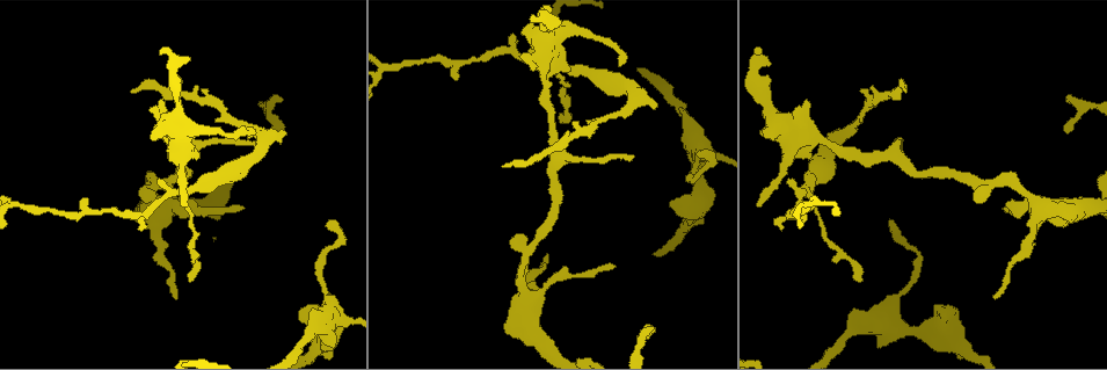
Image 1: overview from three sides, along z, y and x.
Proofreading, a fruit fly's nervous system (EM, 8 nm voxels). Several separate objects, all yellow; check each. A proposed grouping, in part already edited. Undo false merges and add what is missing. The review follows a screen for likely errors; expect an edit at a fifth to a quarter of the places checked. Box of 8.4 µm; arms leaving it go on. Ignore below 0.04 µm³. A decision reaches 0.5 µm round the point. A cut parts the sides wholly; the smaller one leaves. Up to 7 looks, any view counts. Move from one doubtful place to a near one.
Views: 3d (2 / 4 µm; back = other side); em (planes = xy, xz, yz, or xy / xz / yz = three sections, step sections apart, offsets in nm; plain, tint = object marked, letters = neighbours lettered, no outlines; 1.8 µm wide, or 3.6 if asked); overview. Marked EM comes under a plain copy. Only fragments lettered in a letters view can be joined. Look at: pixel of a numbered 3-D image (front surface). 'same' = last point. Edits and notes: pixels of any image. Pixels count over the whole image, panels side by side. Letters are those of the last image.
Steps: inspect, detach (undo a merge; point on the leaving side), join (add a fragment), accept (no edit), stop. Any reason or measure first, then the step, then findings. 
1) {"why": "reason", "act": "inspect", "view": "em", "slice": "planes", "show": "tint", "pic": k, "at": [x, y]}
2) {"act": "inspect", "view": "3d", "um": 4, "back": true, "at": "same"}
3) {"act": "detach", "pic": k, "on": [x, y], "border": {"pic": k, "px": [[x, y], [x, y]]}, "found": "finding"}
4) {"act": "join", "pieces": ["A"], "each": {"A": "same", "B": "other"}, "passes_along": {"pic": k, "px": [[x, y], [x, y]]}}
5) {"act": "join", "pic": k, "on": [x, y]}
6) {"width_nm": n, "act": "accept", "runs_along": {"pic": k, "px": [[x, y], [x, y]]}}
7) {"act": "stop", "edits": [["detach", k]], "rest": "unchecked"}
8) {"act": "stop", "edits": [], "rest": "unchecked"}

{"why": "branch stops here", "act": "inspect", "view": "em", "slice": "planes", "show": "letters", "pic": 1, "at": [560, 121]}

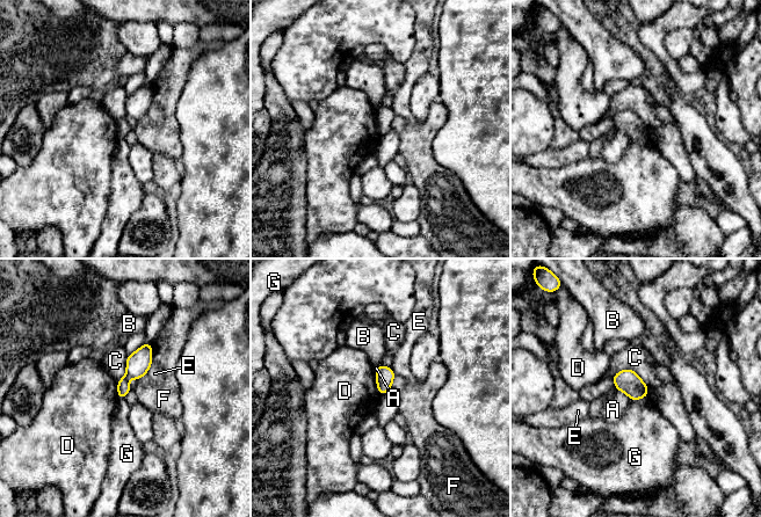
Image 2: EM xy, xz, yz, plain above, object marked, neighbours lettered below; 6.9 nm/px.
{"act": "accept", "each": {"A": "other", "B": "other", "C": "other", "D": "other", "E": "other", "F": "other", "G": "other"}, "border": {"pic": 2, "px": [[374, 370], [376, 387], [381, 395]]}, "found": "none of them fits"}

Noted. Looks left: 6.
{"why": "an open end", "act": "inspect", "view": "em", "slice": "xy", "step": 4, "show": "tint", "pic": 1, "at": [133, 92]}

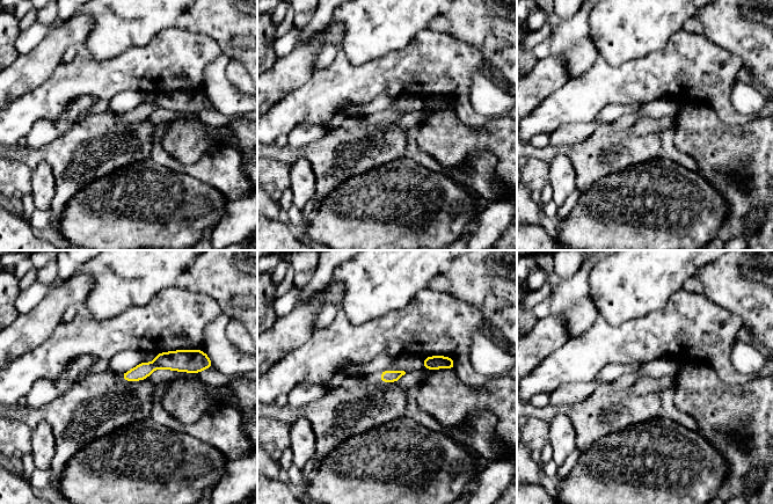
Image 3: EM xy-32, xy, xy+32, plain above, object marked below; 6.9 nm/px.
{"why": "another direction", "act": "inspect", "view": "em", "slice": "planes", "show": "letters", "at": "same"}

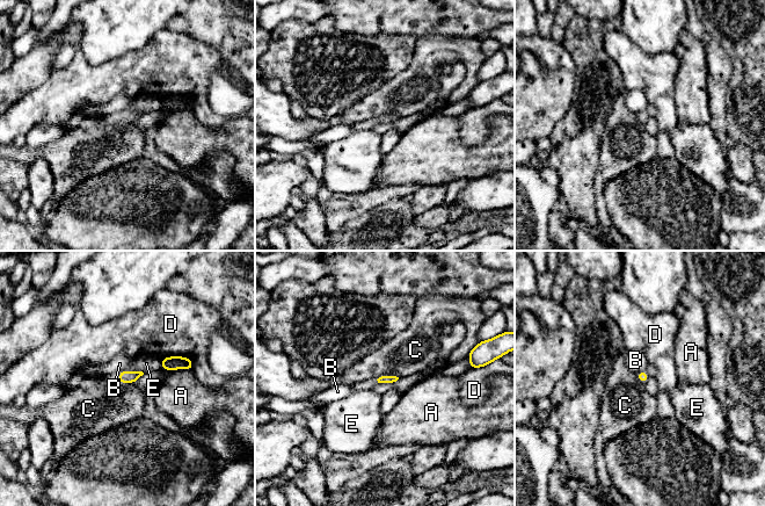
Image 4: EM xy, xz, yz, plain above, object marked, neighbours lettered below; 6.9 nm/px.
{"longest_contact_nm": ["D", 240], "act": "accept", "each": {"A": "other", "B": "other", "C": "other", "D": "other", "E": "other"}, "border": {"pic": 4, "px": [[399, 377], [380, 376], [378, 378]]}, "found": "no lettered fragment goes on from it"}

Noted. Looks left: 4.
{"why": "an open end", "act": "inspect", "view": "3d", "um": 4, "pic": 1, "at": [762, 51]}

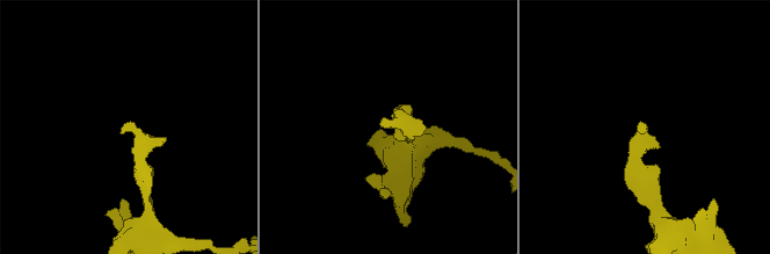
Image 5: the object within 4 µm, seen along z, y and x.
{"act": "inspect", "view": "em", "slice": "planes", "show": "letters", "pic": 5, "at": [647, 129]}

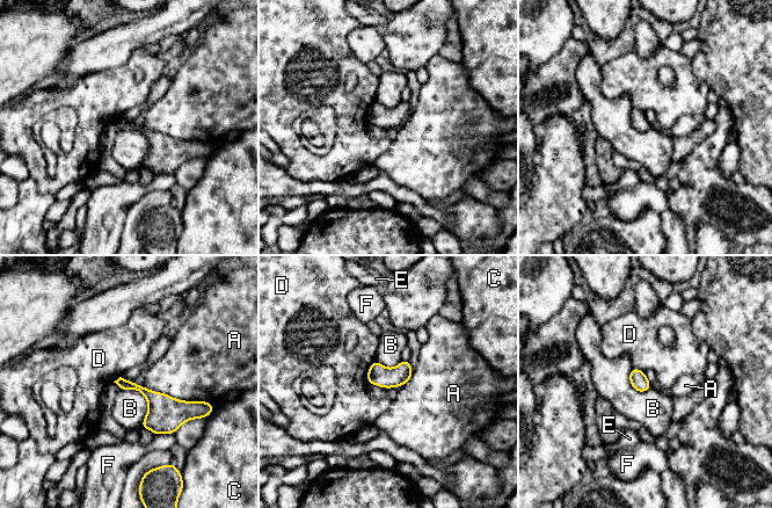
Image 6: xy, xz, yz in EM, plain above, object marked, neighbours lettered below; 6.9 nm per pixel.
{"longest_contact_nm": ["A", 480], "act": "accept", "each": {"A": "other", "B": "other", "C": "other", "D": "other", "E": "other", "F": "other"}, "border": {"pic": 6, "px": [[121, 389], [147, 400], [140, 427]]}, "found": "none of them fits"}

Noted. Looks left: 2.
{"act": "stop", "edits": [], "rest": "unchecked"}

